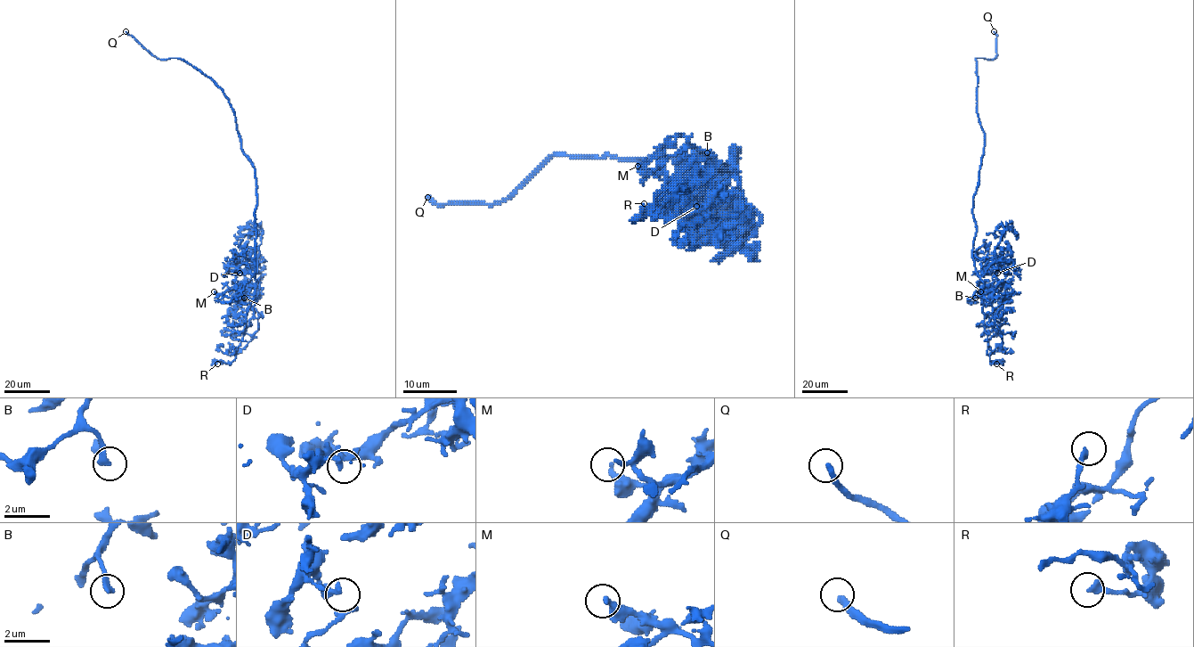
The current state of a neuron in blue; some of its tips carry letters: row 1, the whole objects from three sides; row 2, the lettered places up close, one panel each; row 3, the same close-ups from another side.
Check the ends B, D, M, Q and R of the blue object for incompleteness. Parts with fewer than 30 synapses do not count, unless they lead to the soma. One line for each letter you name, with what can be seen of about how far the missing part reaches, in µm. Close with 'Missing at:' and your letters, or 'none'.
B: missing 30 µm
Q: missing 30 µm
Missing at: B, Q

